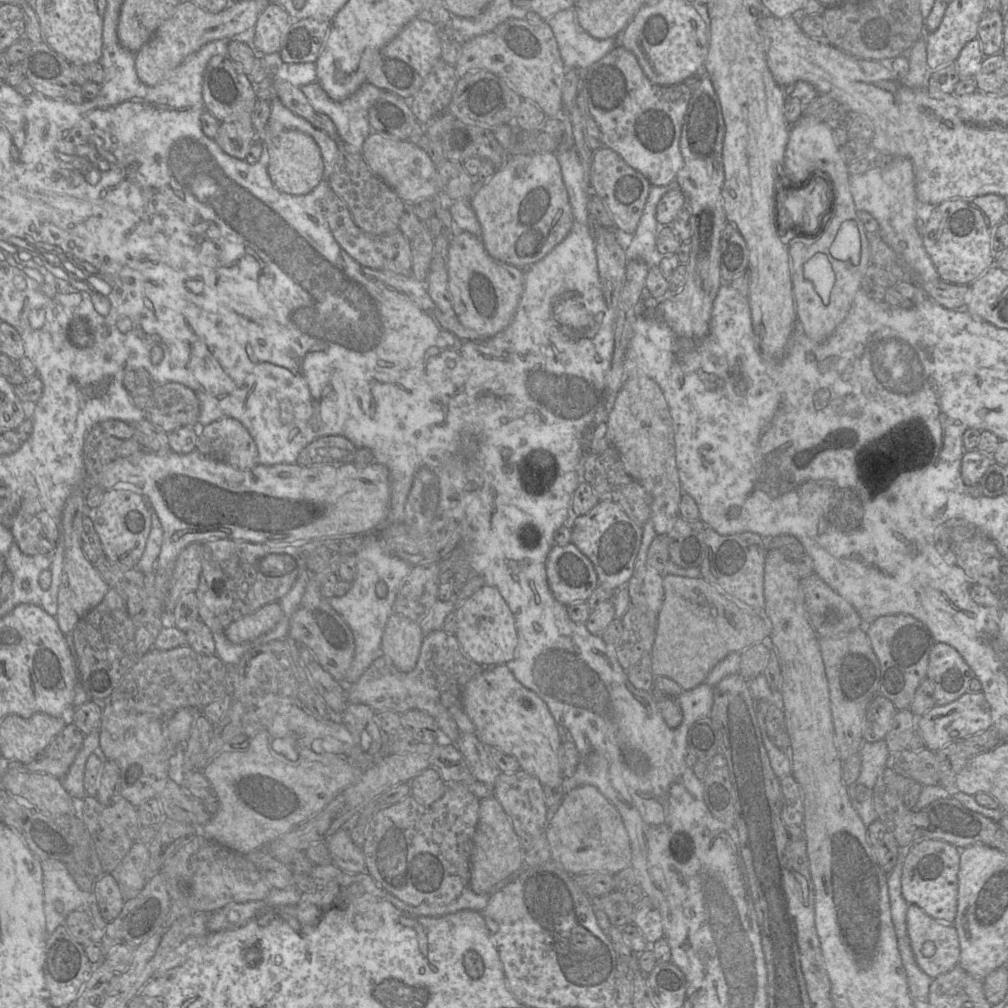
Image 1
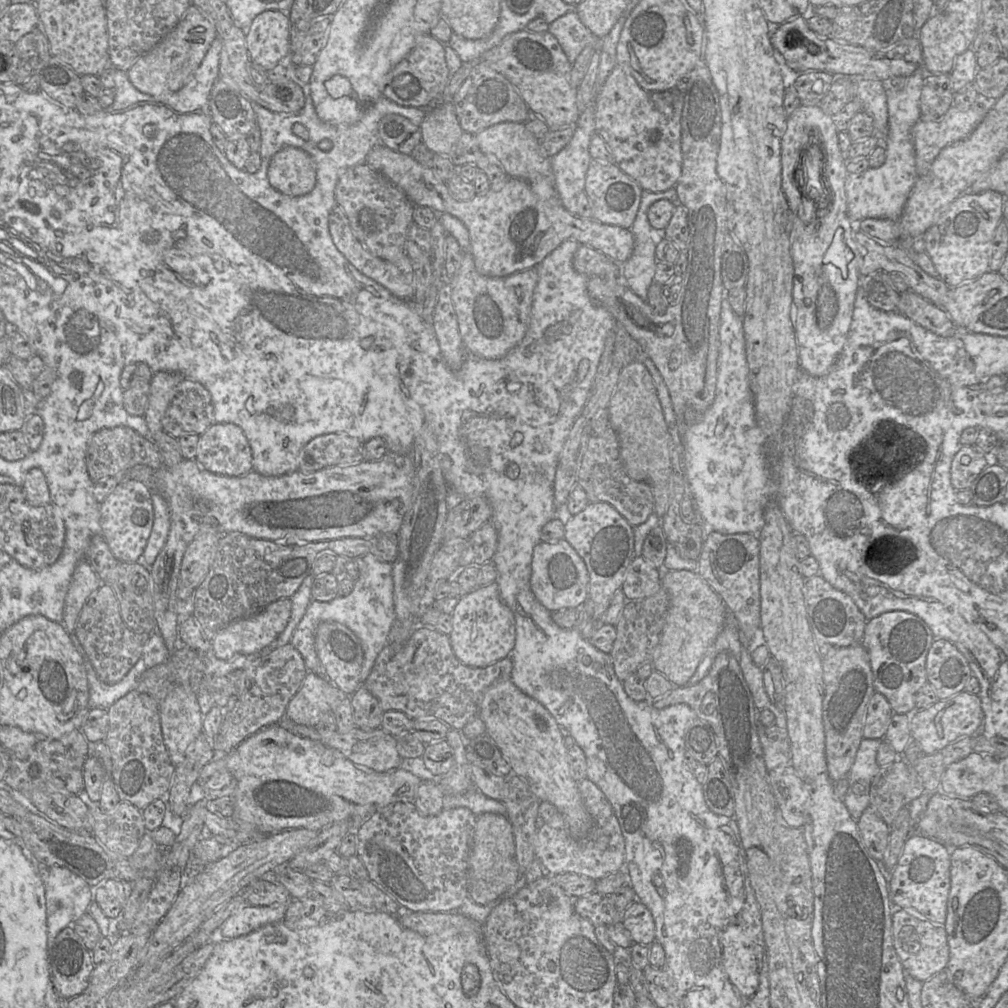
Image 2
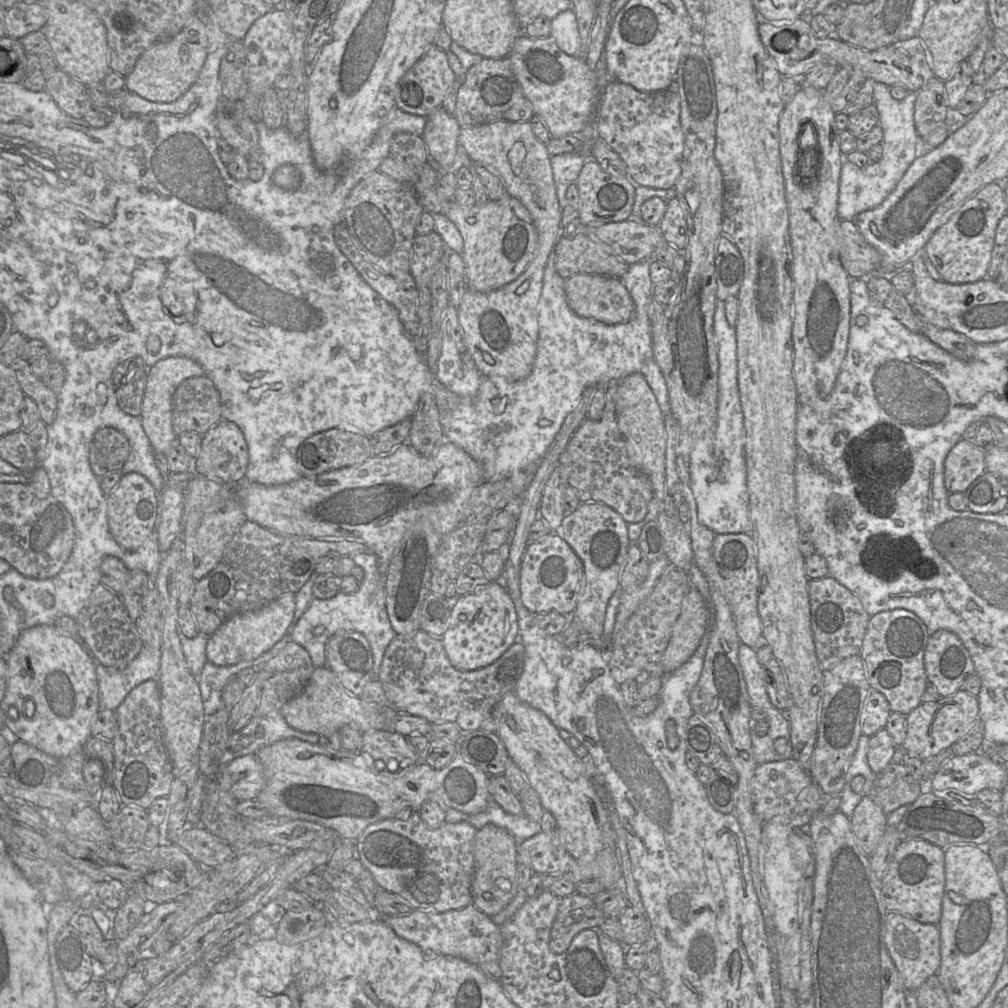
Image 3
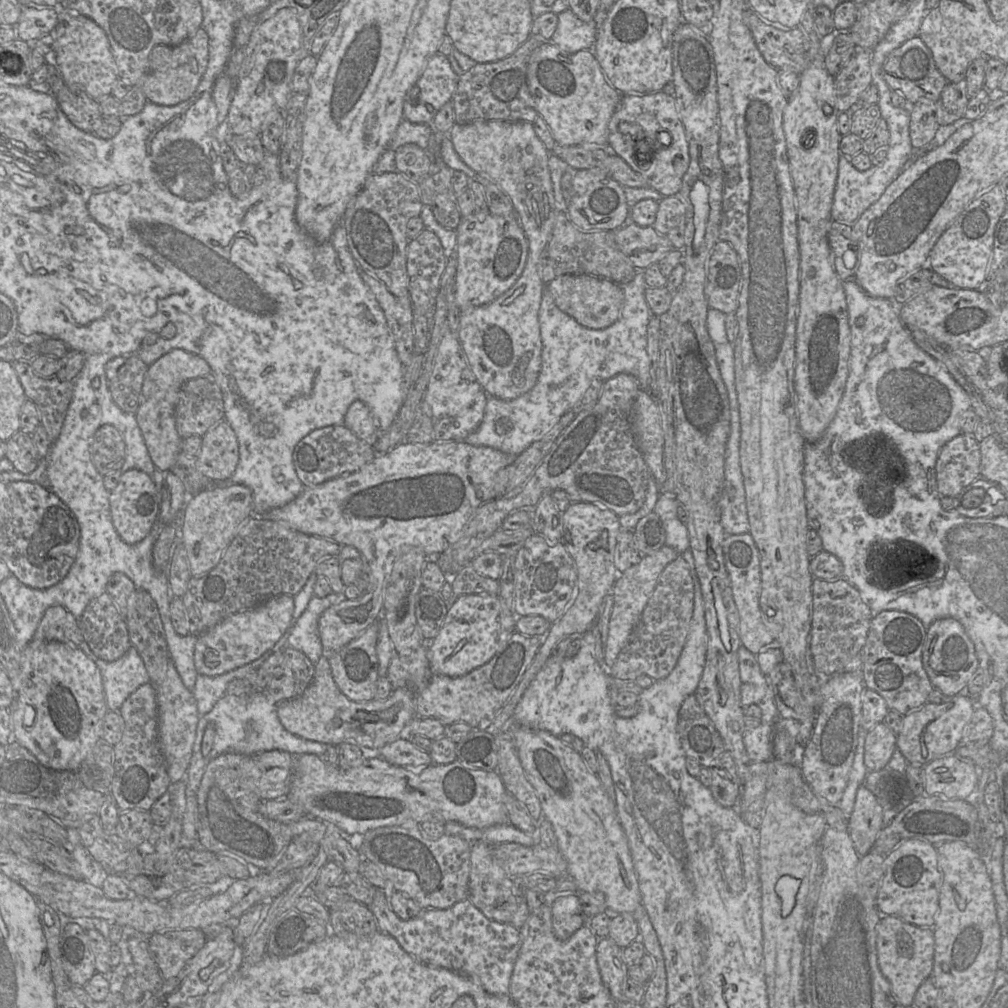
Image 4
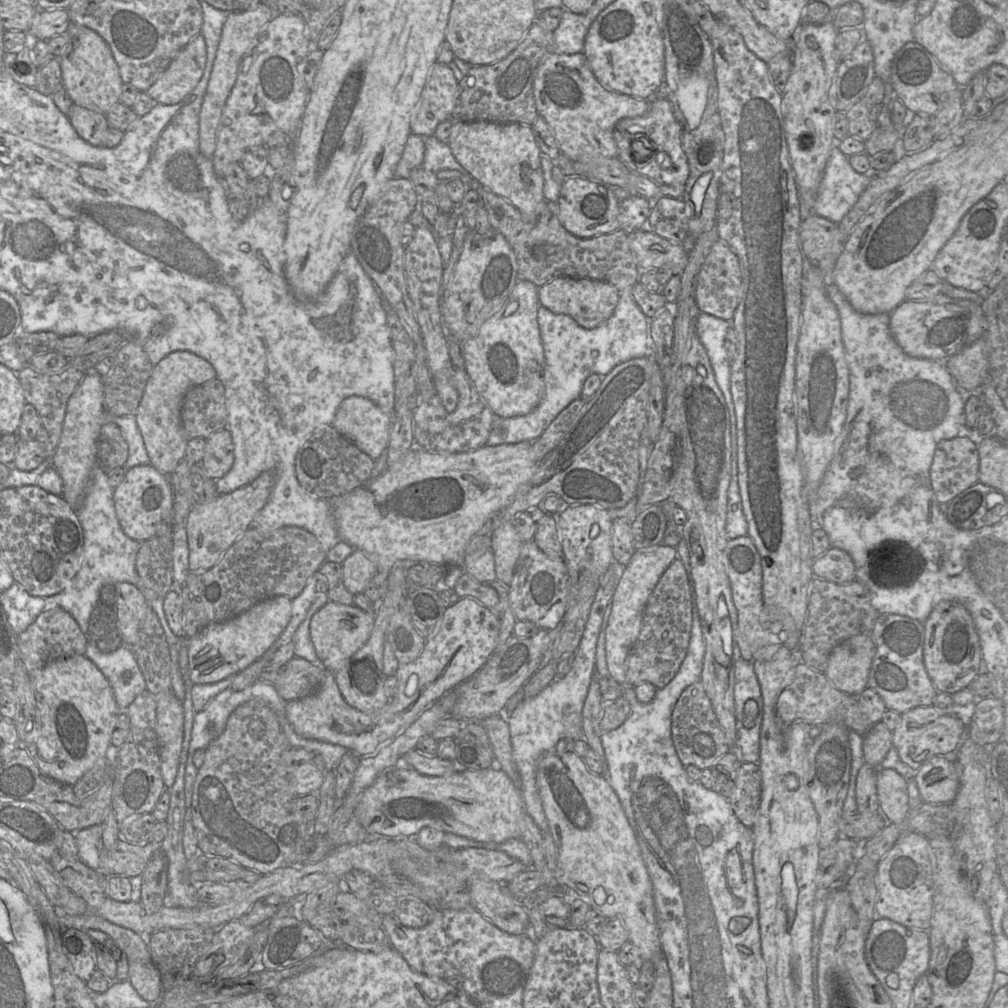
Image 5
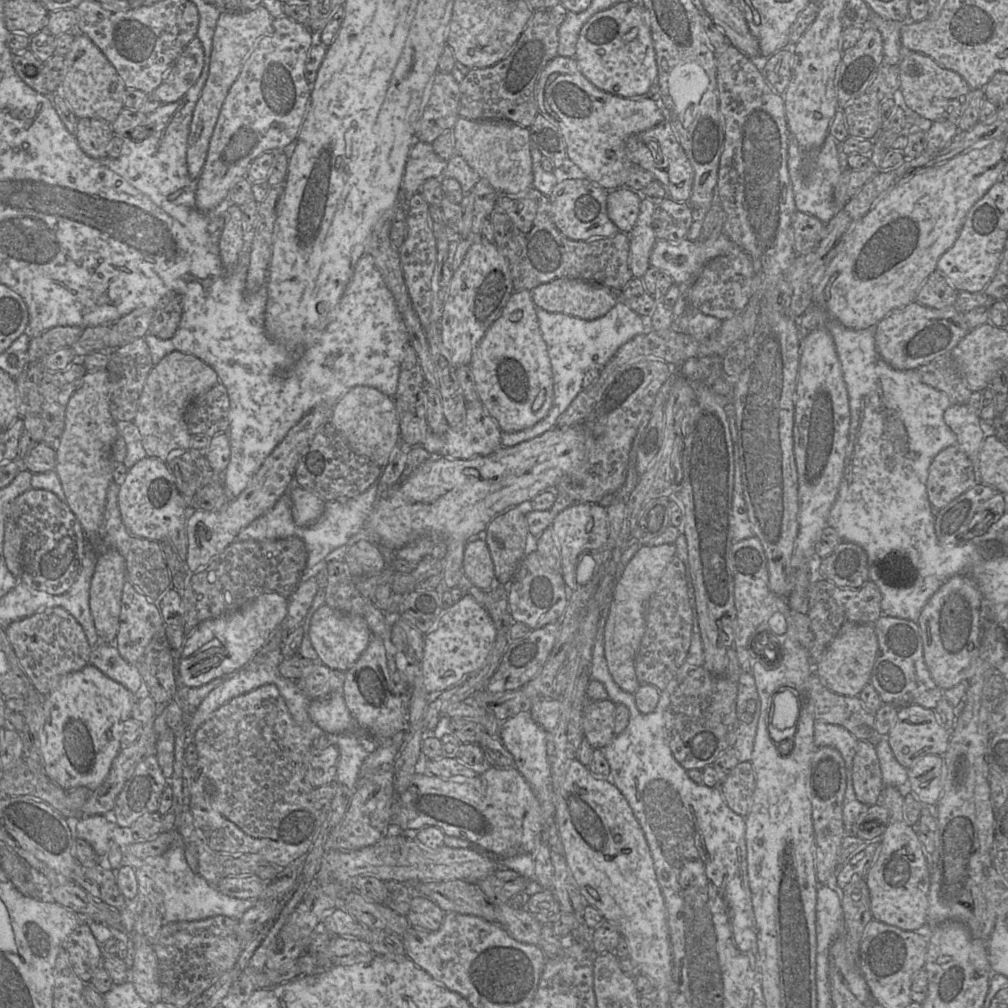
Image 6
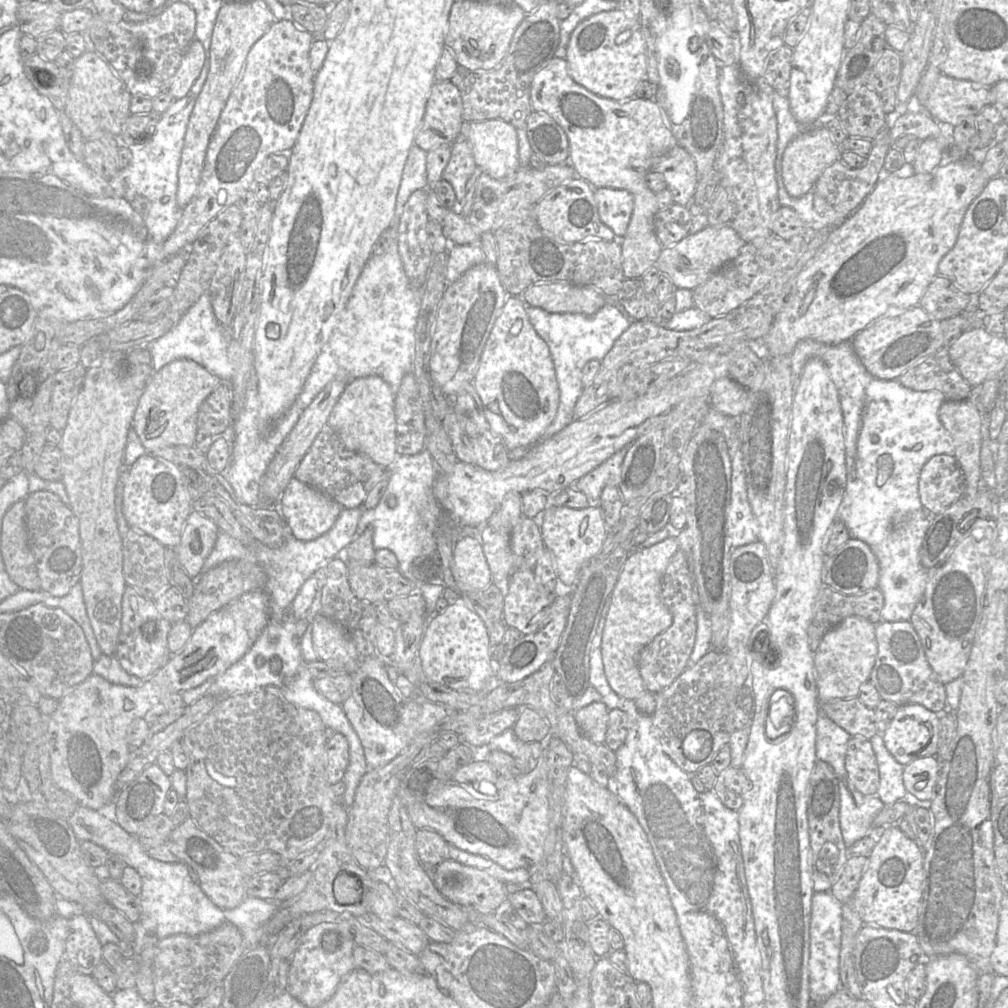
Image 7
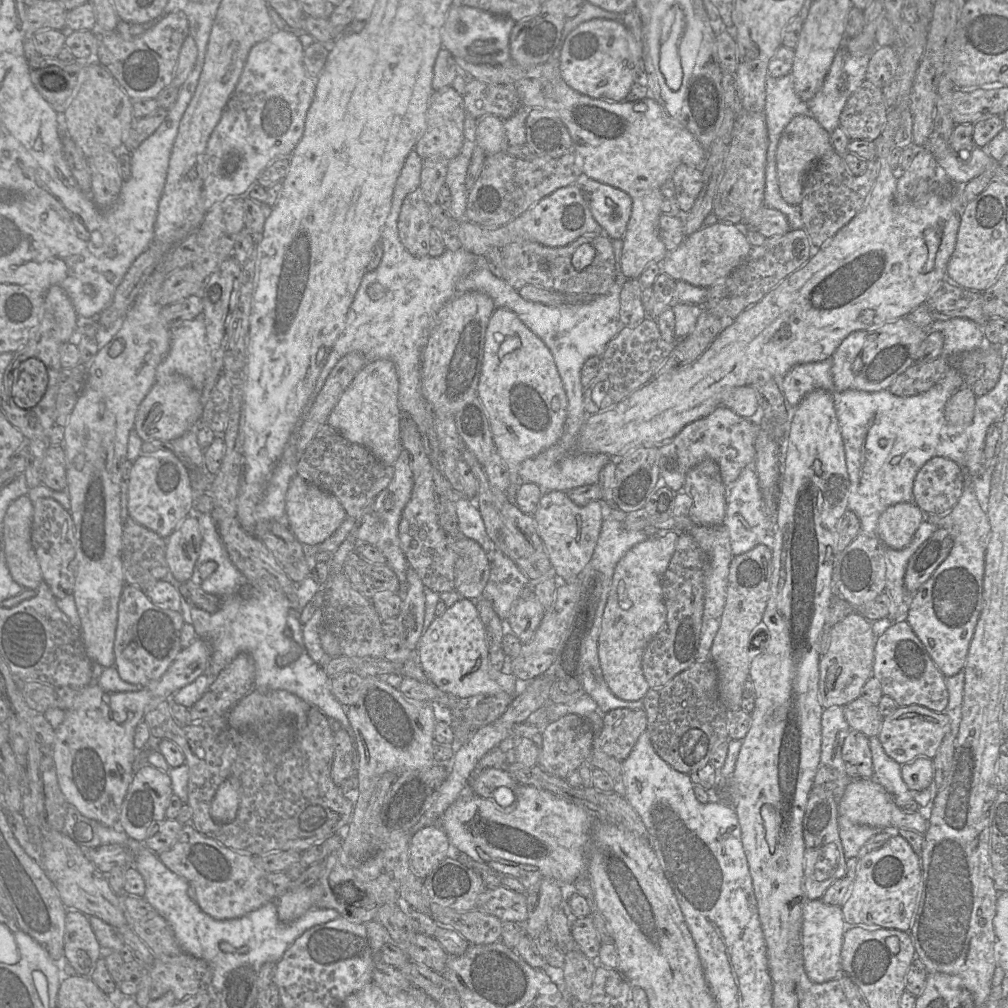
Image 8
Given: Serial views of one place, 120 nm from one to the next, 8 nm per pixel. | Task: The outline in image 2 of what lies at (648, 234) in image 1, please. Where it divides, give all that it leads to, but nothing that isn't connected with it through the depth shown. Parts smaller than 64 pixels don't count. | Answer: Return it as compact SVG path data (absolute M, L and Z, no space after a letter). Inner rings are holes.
M674 187L663 192L643 190L639 209L630 228L634 237L633 252L622 264L622 281L645 301L655 274L655 248L663 237L663 231L658 231L650 225L647 212L649 207L660 199L667 199L675 206L682 206Z

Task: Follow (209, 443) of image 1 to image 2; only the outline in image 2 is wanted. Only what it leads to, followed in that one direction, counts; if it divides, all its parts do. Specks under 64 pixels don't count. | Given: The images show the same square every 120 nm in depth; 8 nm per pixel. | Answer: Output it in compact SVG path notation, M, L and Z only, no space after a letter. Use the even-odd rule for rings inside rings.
M213 423L200 435L196 461L205 470L238 477L252 471L252 449L234 423Z

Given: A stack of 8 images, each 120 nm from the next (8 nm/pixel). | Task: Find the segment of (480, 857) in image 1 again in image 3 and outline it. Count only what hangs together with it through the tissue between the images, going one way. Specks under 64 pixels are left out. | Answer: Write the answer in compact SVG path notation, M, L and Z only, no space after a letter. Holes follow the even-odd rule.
M486 824L476 831L472 904L487 916L498 914L516 895L517 840L506 829Z

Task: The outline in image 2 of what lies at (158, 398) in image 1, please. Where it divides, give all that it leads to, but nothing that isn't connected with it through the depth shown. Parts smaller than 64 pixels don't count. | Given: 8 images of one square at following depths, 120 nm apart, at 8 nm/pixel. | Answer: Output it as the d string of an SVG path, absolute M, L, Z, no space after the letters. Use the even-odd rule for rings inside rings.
M182 379L164 415L164 432L177 439L185 434L203 434L214 421L214 404L201 382Z

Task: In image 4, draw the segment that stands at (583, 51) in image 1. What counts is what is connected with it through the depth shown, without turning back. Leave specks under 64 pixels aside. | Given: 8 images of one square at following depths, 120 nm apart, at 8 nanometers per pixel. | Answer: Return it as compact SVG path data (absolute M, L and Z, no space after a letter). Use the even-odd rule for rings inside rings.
M571 9L558 14L557 28L551 42L562 51L576 53L580 50L592 50L599 25L603 23L607 14L596 12L589 22L579 19Z

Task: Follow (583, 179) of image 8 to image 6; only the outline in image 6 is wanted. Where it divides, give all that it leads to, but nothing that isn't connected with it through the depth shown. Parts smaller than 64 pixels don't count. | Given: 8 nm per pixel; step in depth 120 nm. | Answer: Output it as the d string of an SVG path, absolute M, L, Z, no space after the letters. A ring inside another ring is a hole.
M627 187L607 191L607 215L619 231L628 234L637 220L642 195Z

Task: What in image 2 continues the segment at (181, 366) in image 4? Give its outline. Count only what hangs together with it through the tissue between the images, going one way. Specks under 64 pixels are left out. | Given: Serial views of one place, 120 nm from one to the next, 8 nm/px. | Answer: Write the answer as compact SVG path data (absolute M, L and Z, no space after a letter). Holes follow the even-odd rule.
M174 372L154 373L149 388L147 408L143 415L150 435L164 432L163 418L184 377Z

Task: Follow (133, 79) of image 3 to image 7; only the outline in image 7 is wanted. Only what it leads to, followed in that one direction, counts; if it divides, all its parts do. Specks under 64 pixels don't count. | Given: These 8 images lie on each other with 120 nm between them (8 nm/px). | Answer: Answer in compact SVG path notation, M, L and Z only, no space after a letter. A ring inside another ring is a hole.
M194 39L185 54L168 88L174 100L183 98L201 73L205 61L204 48Z

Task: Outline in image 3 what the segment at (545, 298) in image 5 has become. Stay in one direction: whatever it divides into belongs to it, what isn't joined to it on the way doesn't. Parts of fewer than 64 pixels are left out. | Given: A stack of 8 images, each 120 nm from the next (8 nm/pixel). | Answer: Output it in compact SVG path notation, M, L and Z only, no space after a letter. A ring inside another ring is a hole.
M576 274L565 279L565 294L570 309L584 319L616 325L628 322L635 313L634 302L619 278Z

